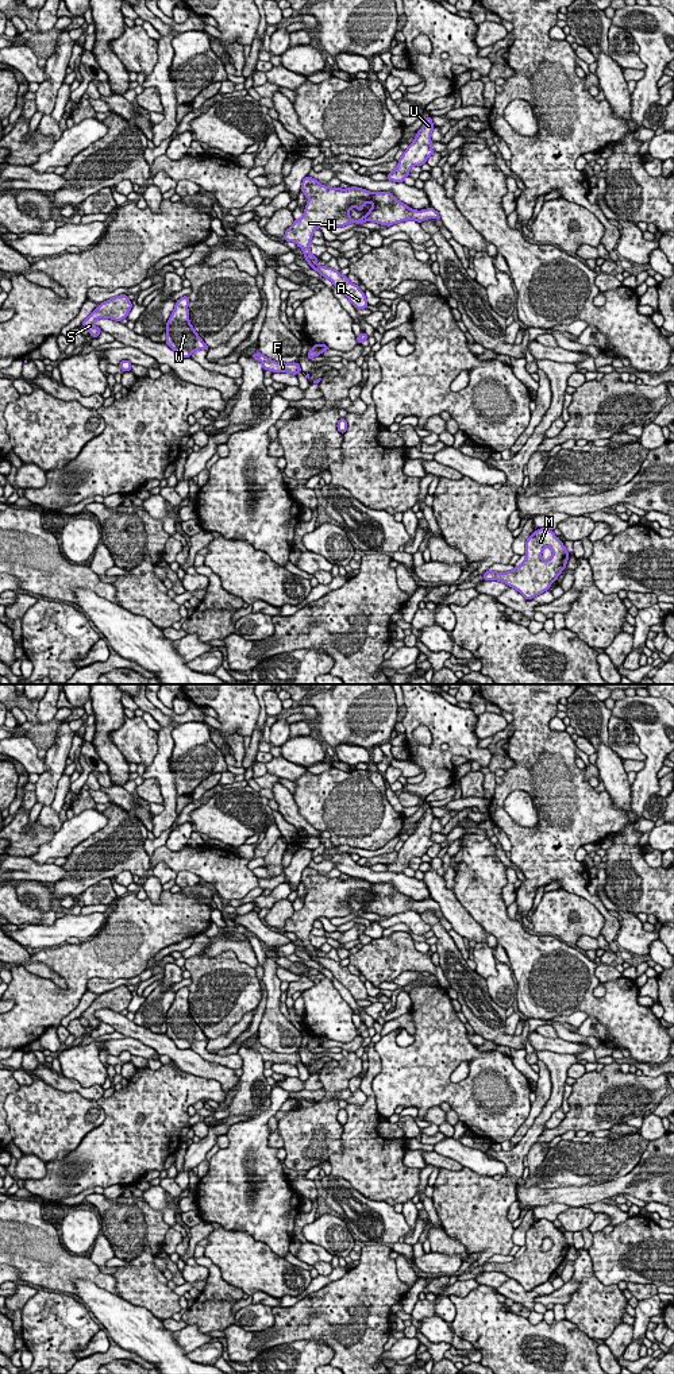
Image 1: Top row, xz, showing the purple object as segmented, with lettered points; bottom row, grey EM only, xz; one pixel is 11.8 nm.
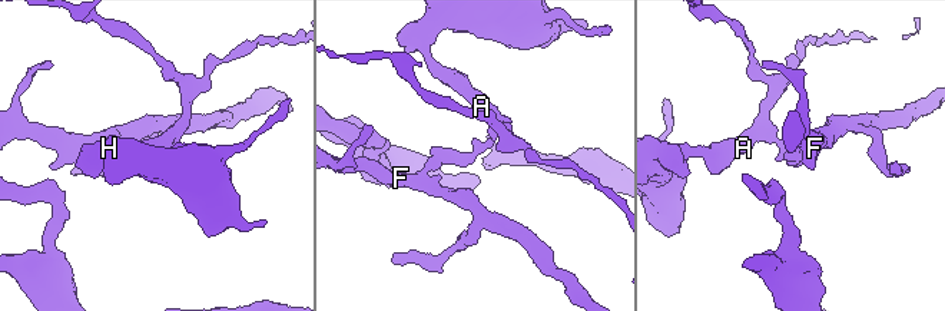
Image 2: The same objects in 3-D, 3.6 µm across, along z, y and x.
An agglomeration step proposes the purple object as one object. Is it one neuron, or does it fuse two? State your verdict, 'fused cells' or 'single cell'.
fused cells

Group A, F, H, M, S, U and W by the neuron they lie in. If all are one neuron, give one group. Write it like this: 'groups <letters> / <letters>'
groups A H U / F M S W

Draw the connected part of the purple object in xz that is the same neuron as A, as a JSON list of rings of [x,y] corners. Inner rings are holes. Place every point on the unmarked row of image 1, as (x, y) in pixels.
[[[312,868],[303,871],[301,883],[308,888],[304,906],[293,912],[282,930],[294,933],[303,941],[311,960],[328,969],[357,1000],[367,999],[369,995],[365,984],[358,976],[351,974],[347,966],[342,966],[339,961],[317,956],[317,949],[309,941],[313,923],[321,916],[332,919],[344,918],[350,914],[359,916],[365,912],[373,912],[390,918],[405,911],[415,911],[417,914],[427,910],[440,911],[440,906],[432,898],[423,902],[411,900],[409,896],[398,892],[390,883],[369,883],[357,877],[347,880],[331,879],[321,876]],[[369,894],[373,895],[373,899],[363,908],[358,911],[350,908],[353,898],[363,902],[363,898]]]

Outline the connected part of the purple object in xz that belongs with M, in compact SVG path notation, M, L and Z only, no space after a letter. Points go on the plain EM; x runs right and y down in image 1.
M540 1219L525 1232L527 1247L508 1263L486 1262L484 1271L498 1271L517 1281L527 1292L547 1282L570 1248L552 1221Z

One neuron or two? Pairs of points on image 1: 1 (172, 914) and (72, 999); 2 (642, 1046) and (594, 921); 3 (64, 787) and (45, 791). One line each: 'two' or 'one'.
1: one
2: two
3: two

